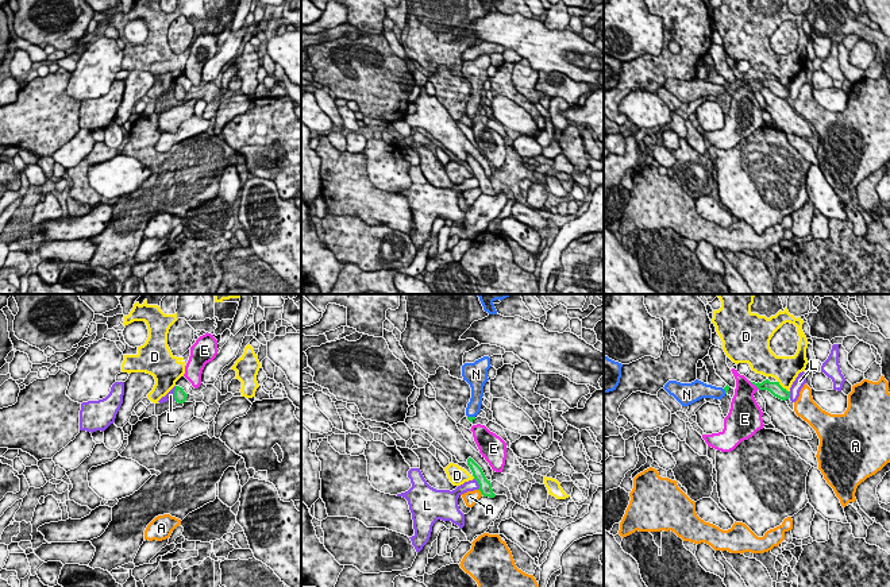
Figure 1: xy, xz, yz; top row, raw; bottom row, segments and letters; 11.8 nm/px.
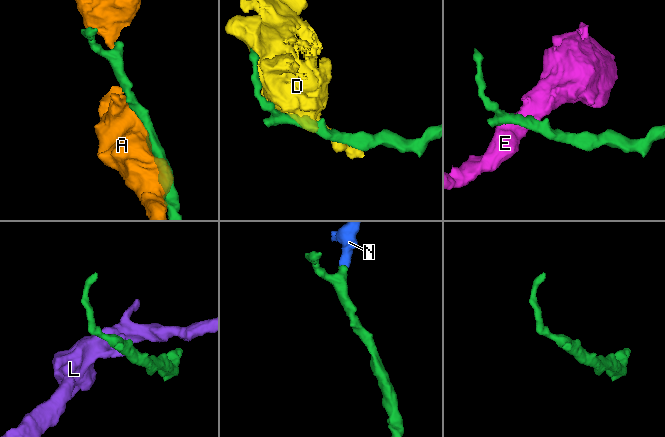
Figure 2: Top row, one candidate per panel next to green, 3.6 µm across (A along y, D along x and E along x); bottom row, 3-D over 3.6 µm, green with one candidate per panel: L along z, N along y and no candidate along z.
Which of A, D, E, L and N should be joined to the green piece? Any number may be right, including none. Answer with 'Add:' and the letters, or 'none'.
Add: N

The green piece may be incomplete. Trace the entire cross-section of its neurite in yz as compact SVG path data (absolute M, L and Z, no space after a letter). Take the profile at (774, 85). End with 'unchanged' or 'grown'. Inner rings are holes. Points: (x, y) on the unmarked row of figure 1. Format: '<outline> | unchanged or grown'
M768 77L763 78L762 81L755 81L751 80L752 82L755 82L759 88L767 88L770 89L774 94L786 99L790 96L790 89L787 89L786 86L783 86L779 80L770 80Z | unchanged

